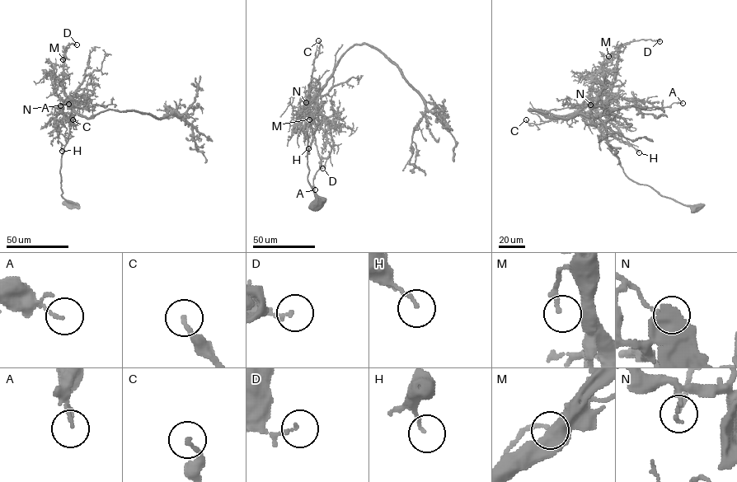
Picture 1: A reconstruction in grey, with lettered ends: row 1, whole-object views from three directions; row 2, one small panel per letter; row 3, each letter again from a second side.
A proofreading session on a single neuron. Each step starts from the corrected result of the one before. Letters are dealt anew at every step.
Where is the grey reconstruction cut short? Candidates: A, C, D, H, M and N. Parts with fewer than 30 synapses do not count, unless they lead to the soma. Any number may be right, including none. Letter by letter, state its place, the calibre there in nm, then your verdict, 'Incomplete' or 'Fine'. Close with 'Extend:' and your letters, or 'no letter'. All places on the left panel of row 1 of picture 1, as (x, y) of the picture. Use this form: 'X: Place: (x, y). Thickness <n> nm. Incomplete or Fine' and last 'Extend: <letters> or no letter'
A: Place: (68, 104). Thickness 110 nm. Fine
C: Place: (72, 119). Thickness 160 nm. Fine
D: Place: (77, 44). Thickness 90 nm. Fine
H: Place: (62, 151). Thickness 120 nm. Fine
M: Place: (63, 59). Thickness 180 nm. Fine
N: Place: (60, 105). Thickness 150 nm. Fine
Extend: no letter

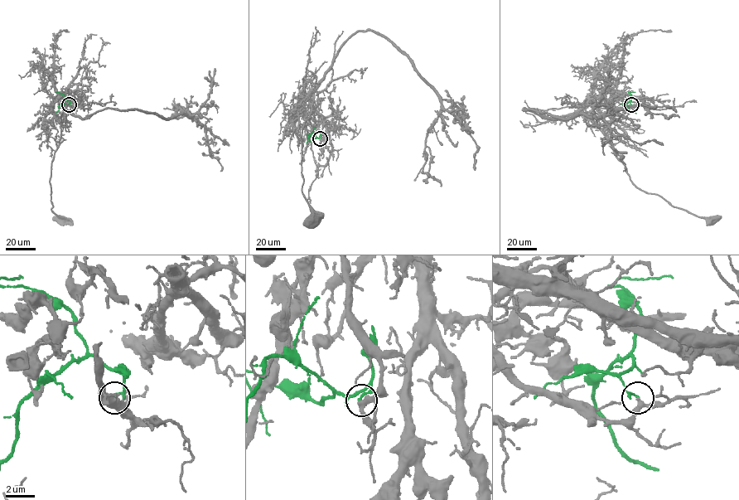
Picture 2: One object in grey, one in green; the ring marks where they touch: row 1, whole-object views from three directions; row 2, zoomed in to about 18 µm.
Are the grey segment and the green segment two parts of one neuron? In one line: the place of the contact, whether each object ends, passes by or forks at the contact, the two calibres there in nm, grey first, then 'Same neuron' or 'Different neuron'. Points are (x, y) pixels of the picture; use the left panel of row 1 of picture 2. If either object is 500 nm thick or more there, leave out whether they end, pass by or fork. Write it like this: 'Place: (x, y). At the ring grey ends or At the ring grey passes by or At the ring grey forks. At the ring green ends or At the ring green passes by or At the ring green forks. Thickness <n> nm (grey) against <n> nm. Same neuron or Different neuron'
Place: (69, 104). At the ring grey passes by. At the ring green ends. Thickness 300 nm (grey) against 150 nm. Different neuron

